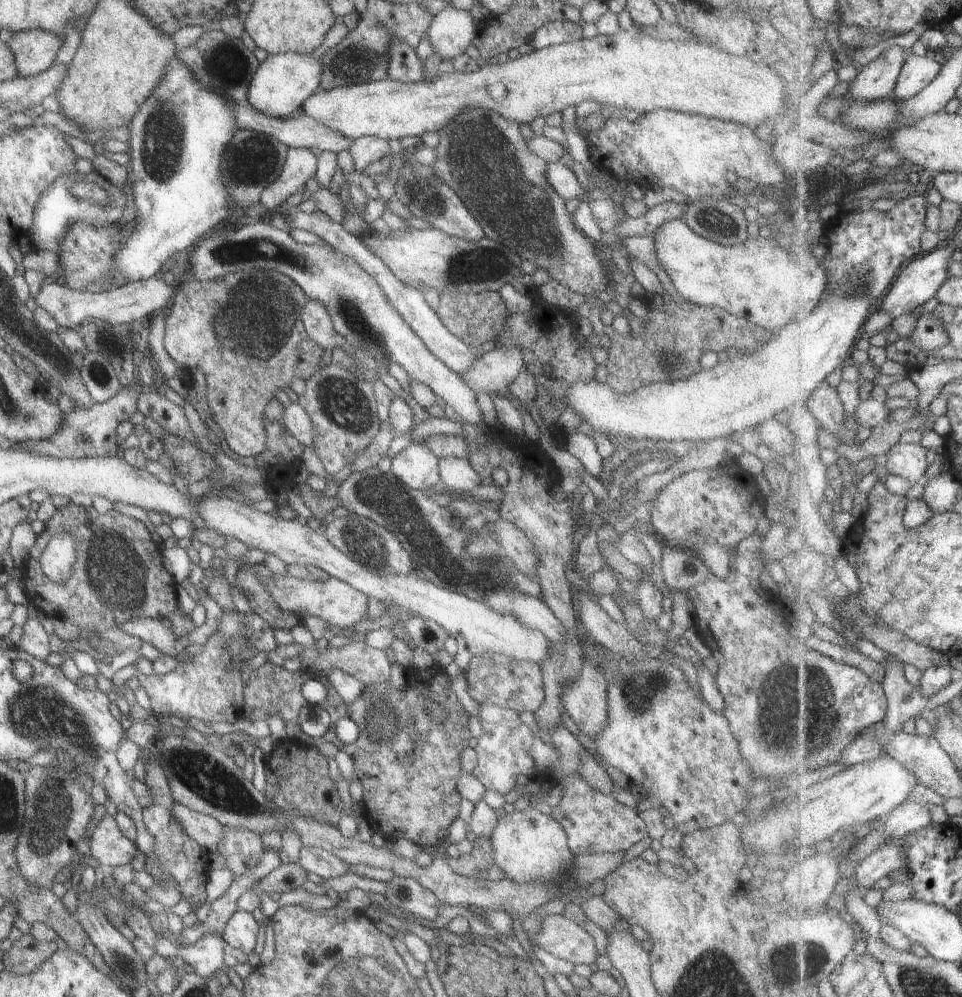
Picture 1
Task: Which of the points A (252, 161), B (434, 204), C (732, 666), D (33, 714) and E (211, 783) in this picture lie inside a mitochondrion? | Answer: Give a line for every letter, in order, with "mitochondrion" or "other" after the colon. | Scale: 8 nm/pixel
A: mitochondrion
B: mitochondrion
C: other
D: mitochondrion
E: mitochondrion

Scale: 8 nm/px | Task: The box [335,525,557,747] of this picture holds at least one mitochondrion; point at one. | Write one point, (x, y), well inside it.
(488, 580)

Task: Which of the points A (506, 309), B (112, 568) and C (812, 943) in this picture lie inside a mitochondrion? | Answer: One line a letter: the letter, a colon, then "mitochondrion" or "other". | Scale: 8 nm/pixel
A: other
B: mitochondrion
C: mitochondrion

